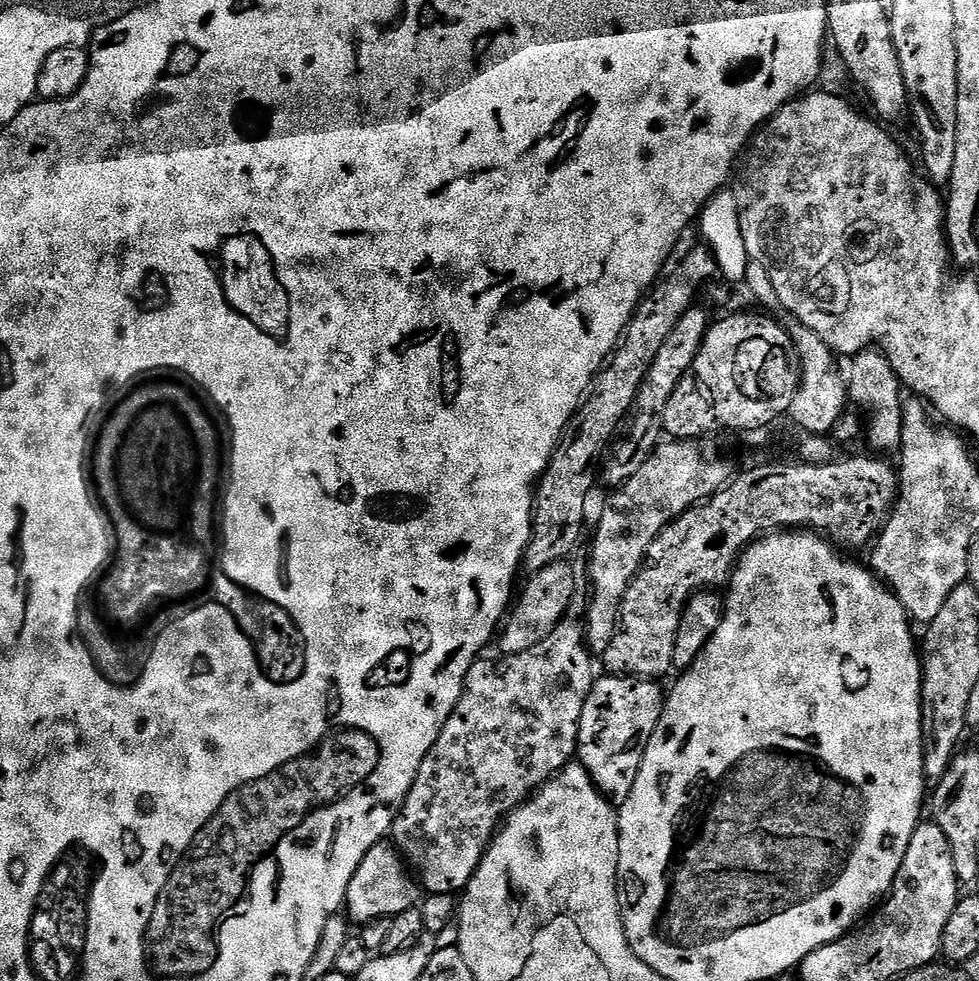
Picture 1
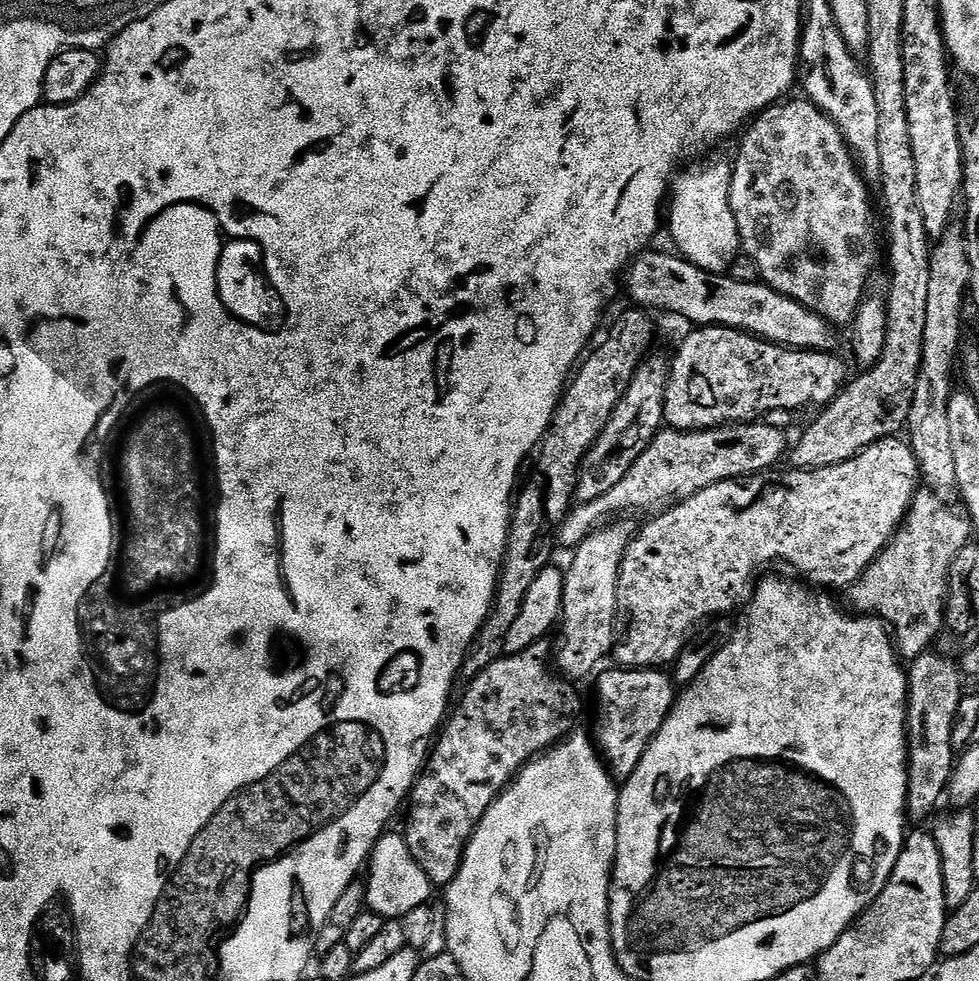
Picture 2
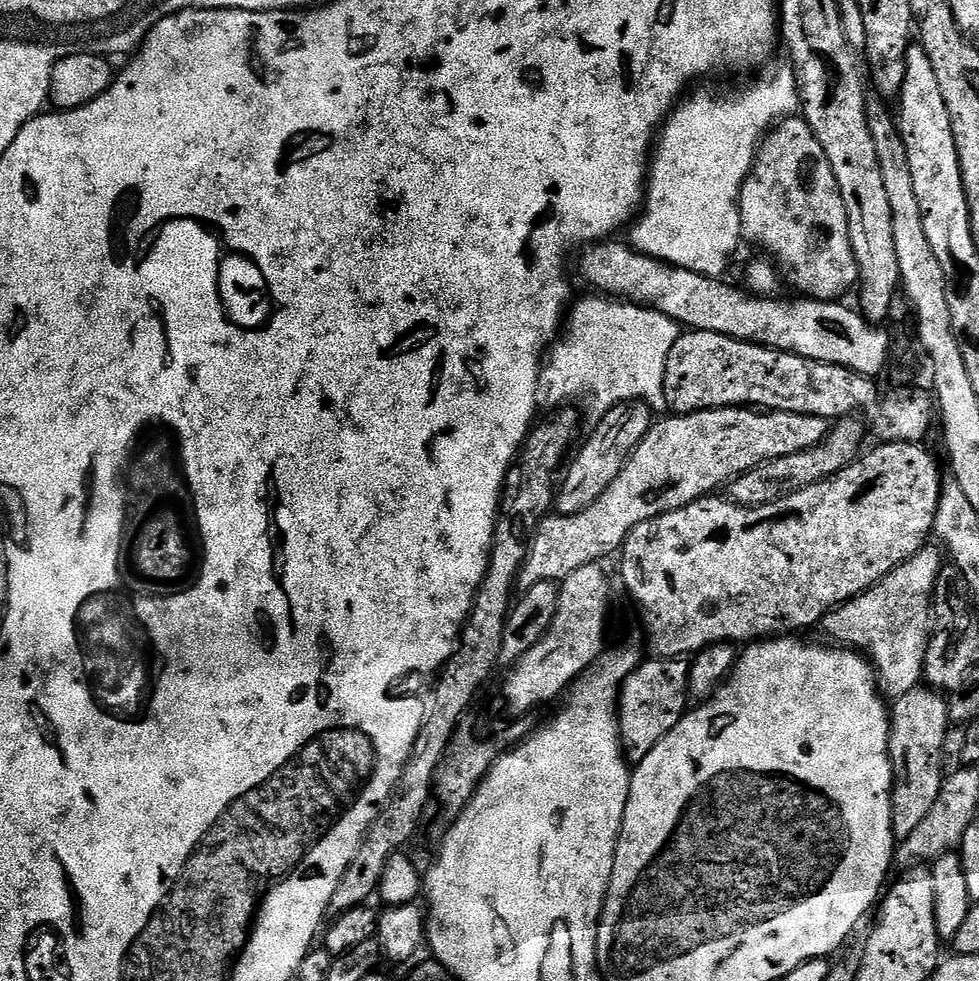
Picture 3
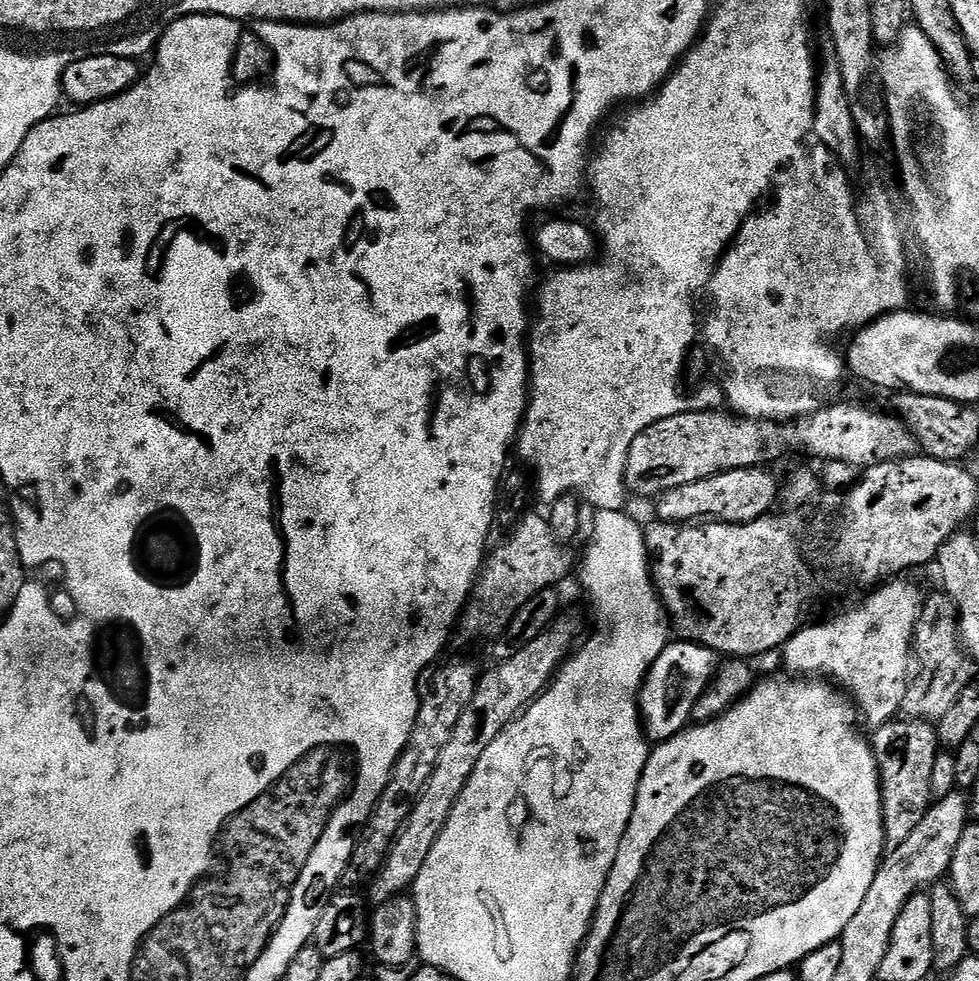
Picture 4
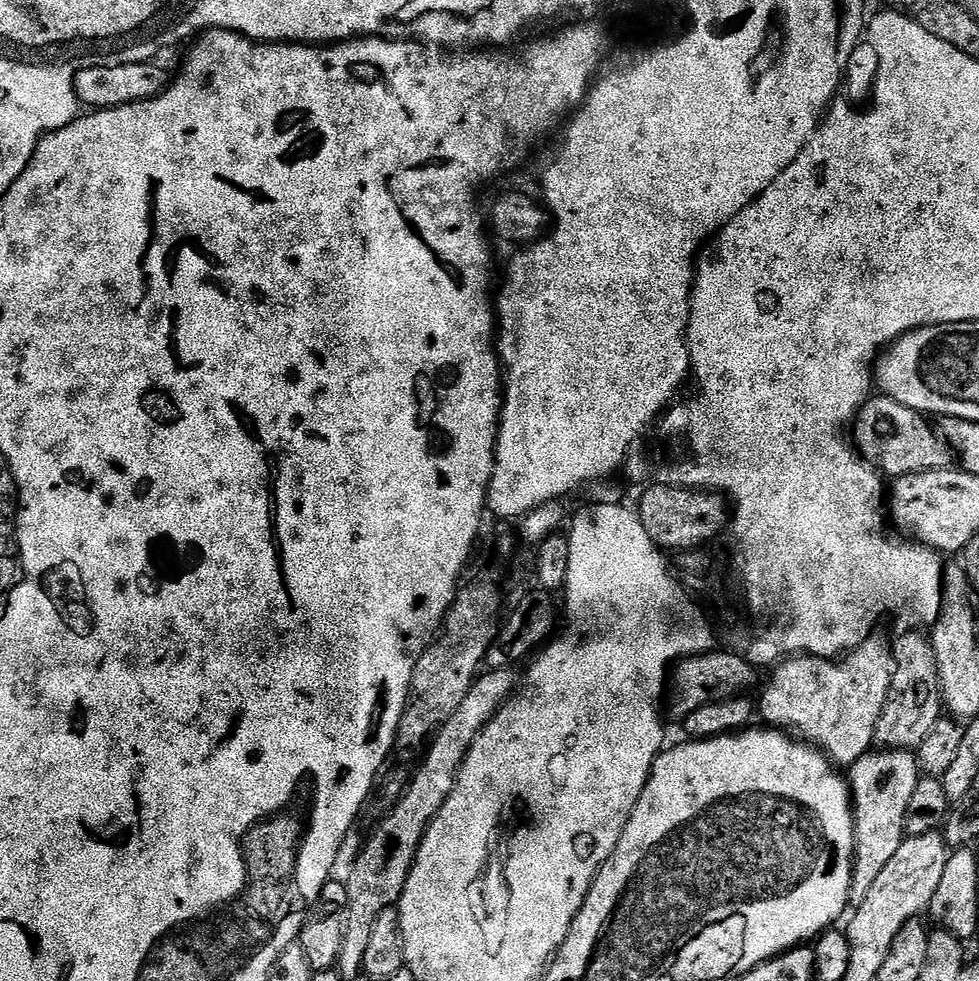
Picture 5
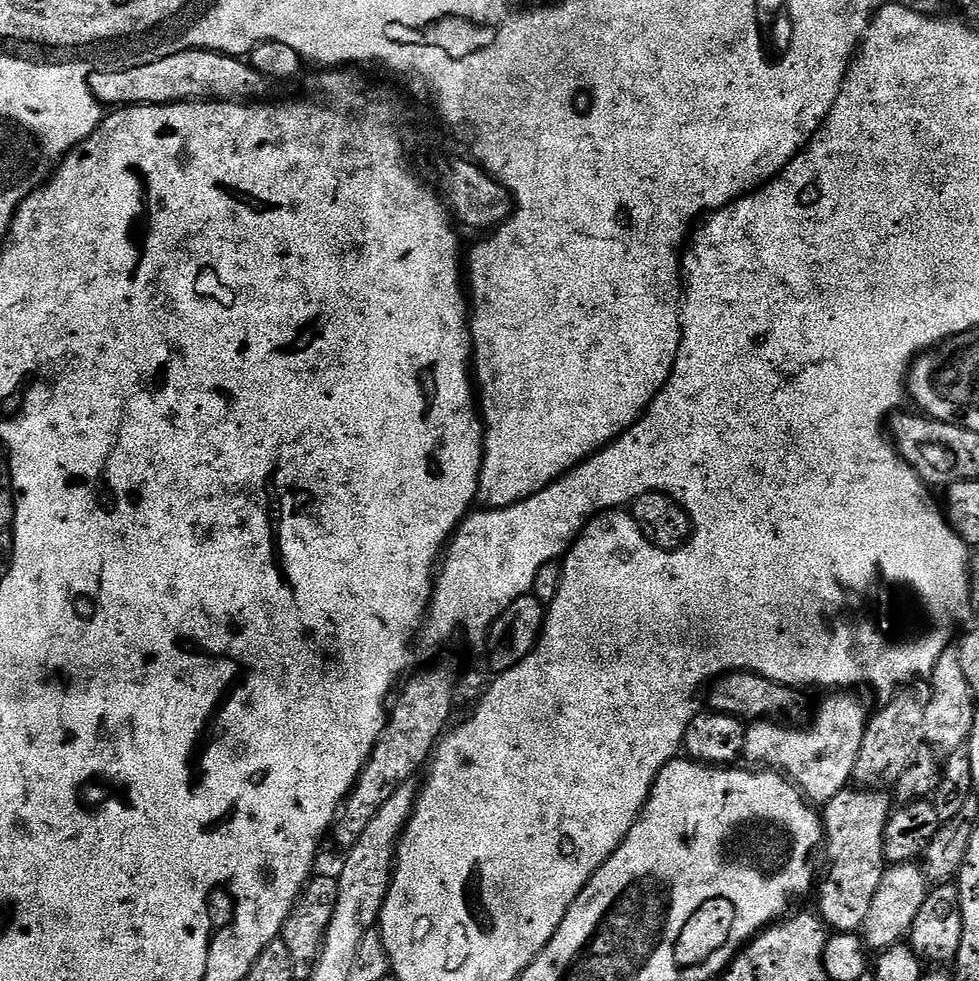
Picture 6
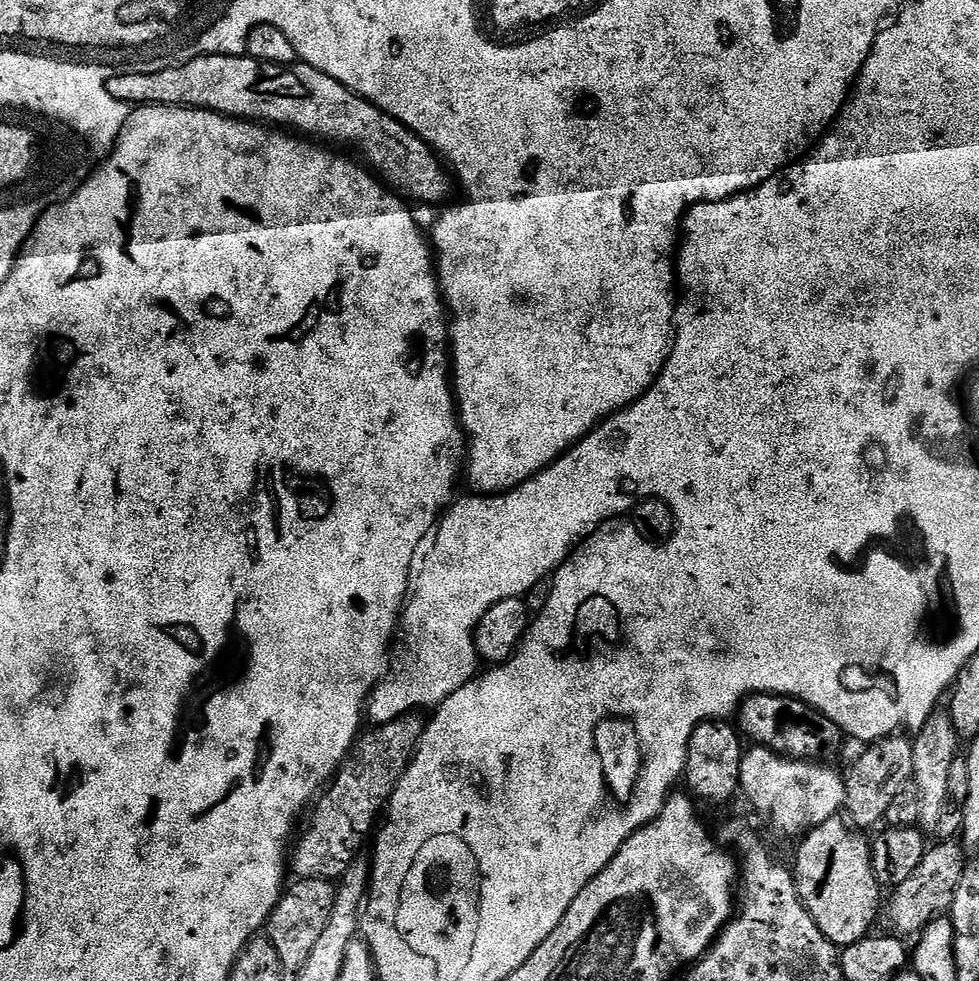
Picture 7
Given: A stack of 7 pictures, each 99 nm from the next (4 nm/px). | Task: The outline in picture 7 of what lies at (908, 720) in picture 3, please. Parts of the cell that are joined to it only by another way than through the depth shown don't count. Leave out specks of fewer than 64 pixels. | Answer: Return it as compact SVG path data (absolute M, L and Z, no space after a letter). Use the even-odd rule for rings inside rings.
M833 818L822 822L814 831L807 833L799 841L800 849L796 852L796 864L794 863L794 875L796 889L800 895L800 901L806 906L810 918L830 938L830 942L841 949L851 946L859 940L867 937L873 930L872 923L876 916L882 912L882 889L874 878L872 870L872 850L867 839L863 840L859 831L853 830L843 819Z

